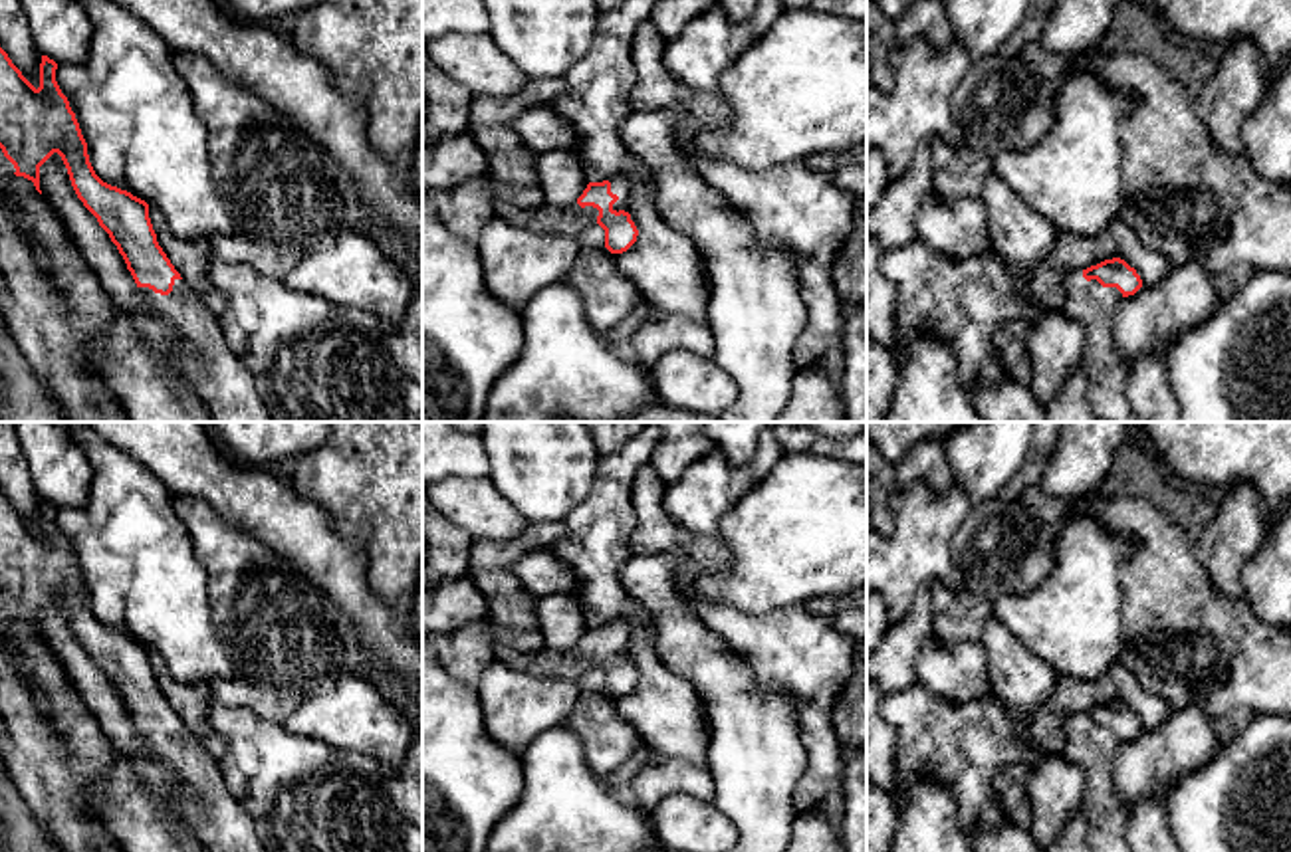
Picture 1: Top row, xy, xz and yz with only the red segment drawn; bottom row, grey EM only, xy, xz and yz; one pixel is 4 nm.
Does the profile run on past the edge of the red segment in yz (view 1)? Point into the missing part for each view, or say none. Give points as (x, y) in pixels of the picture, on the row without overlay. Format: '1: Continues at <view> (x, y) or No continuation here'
1: Continues at yz (1093, 749)

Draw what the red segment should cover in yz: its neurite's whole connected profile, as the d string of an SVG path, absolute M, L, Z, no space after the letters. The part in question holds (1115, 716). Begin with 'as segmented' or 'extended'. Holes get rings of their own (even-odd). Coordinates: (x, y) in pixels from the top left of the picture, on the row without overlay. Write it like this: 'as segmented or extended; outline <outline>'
extended; outline M1105 703L1065 721L1063 755L1085 775L1083 814L1093 852L1130 852L1126 816L1115 787L1115 757L1120 745L1134 739L1142 723L1124 703Z

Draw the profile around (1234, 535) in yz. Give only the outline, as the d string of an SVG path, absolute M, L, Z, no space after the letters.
M1243 481L1224 491L1214 519L1194 539L1196 555L1222 596L1243 596L1243 567L1257 555L1265 527L1265 505L1255 483Z

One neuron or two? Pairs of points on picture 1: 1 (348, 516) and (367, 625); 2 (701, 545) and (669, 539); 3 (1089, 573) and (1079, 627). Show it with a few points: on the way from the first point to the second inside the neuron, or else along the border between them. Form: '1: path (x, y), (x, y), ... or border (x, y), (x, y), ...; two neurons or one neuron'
1: border (320, 506), (328, 522), (363, 551), (369, 583); two neurons
2: path (693, 545), (677, 543); one neuron
3: path (1083, 587), (1079, 613); one neuron

